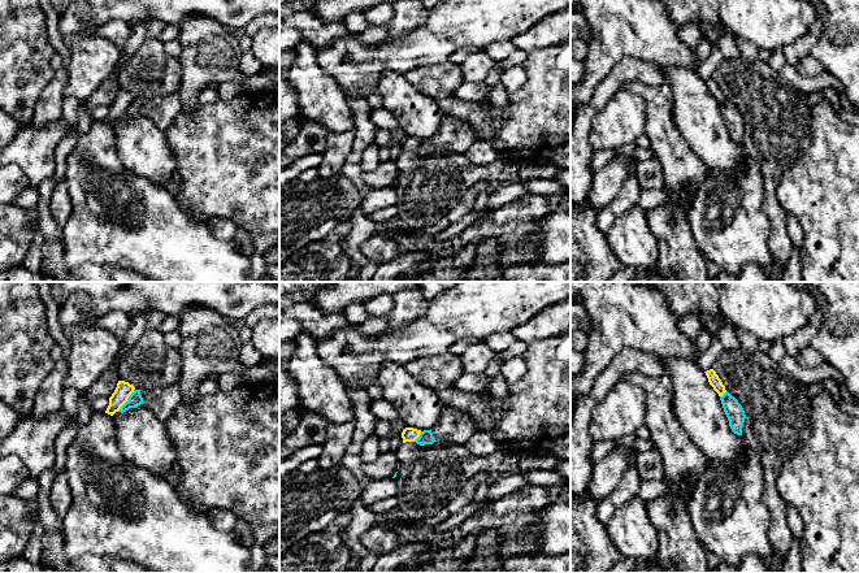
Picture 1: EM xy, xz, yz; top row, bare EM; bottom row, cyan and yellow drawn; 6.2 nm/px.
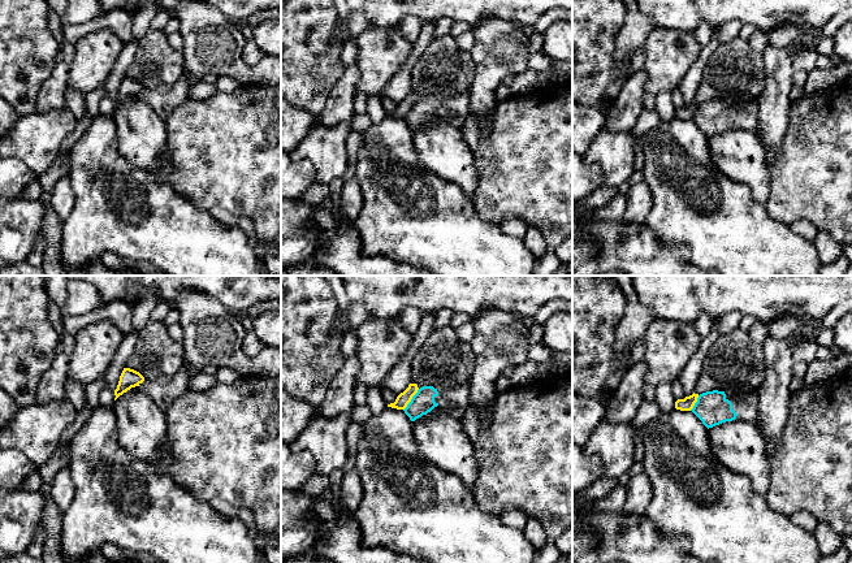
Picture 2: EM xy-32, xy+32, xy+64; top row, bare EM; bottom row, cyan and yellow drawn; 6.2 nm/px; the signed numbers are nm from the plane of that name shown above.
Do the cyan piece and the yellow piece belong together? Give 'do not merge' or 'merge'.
do not merge

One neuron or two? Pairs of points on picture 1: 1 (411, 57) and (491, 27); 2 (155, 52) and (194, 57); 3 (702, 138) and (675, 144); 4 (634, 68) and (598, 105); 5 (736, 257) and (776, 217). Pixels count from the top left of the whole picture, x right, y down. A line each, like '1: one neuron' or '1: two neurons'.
1: one neuron
2: two neurons
3: two neurons
4: one neuron
5: two neurons

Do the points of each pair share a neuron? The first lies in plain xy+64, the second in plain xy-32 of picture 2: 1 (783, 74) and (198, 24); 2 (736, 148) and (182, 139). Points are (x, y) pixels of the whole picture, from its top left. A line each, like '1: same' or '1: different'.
1: same
2: different

